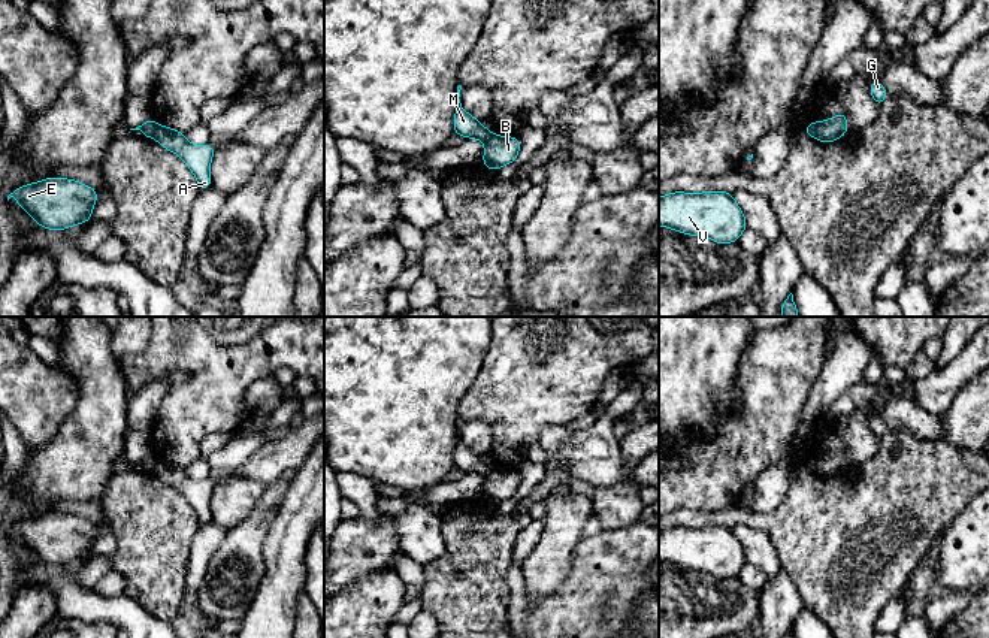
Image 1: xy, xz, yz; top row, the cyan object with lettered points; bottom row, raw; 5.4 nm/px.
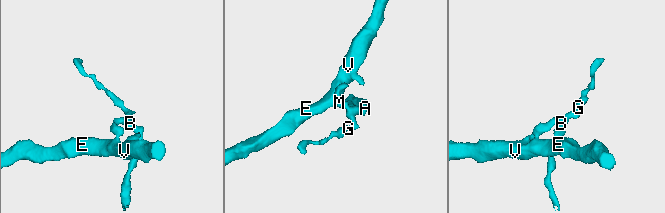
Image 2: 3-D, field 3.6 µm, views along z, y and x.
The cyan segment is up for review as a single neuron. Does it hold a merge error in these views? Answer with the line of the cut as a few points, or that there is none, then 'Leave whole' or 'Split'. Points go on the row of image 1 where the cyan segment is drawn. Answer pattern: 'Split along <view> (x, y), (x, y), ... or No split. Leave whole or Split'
Split along yz (819, 121), (813, 136). Split

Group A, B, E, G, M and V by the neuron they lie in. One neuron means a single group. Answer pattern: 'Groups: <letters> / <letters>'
Groups: A B G / E M V

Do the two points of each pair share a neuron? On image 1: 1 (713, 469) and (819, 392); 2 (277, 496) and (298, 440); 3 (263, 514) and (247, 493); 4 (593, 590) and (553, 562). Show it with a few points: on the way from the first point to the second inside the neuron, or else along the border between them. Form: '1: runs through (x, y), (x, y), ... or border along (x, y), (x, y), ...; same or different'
1: border along (820, 368), (795, 434); different
2: border along (277, 481), (266, 486); different
3: border along (266, 486), (251, 511), (230, 528); different
4: border along (581, 540), (574, 550), (571, 571), (546, 598); different

